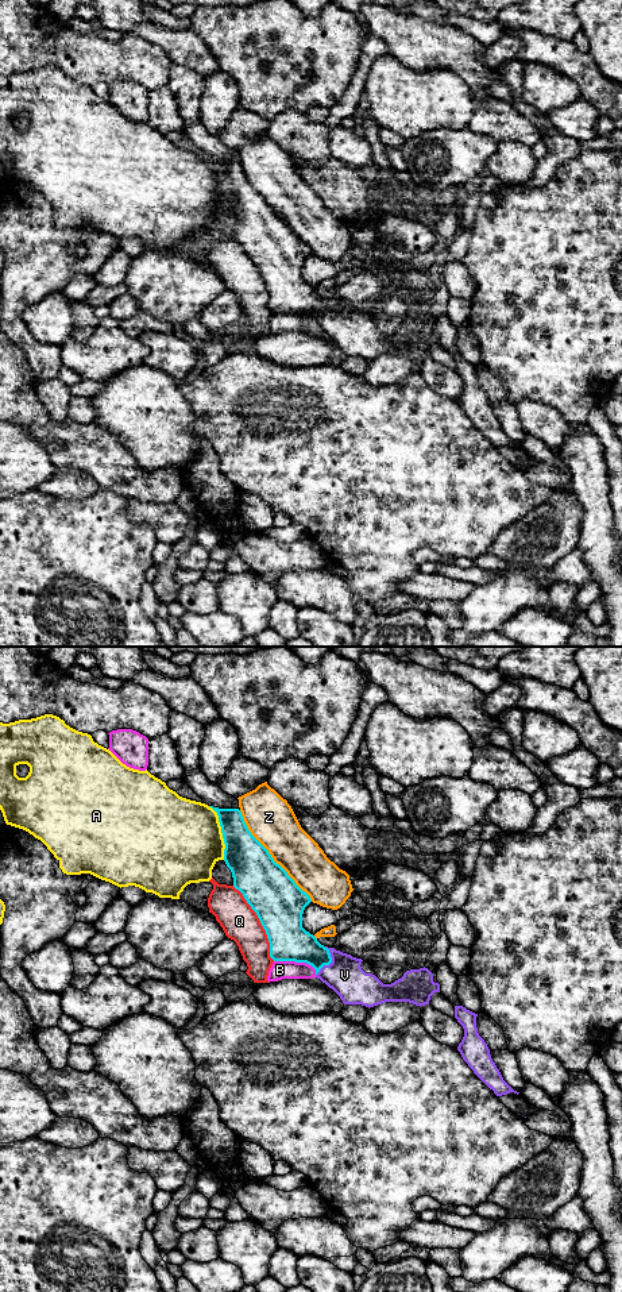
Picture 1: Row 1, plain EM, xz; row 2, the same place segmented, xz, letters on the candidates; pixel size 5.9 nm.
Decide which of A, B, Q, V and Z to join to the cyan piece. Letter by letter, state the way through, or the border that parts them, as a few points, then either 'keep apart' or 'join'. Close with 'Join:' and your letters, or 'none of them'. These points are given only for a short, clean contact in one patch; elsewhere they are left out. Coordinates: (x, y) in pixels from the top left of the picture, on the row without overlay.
A: keep apart
B: border xz (274, 312), (305, 313), (316, 326); keep apart
Q: keep apart
V: way xz (293, 294), (329, 315), (344, 327); join
Z: keep apart
Join: V

